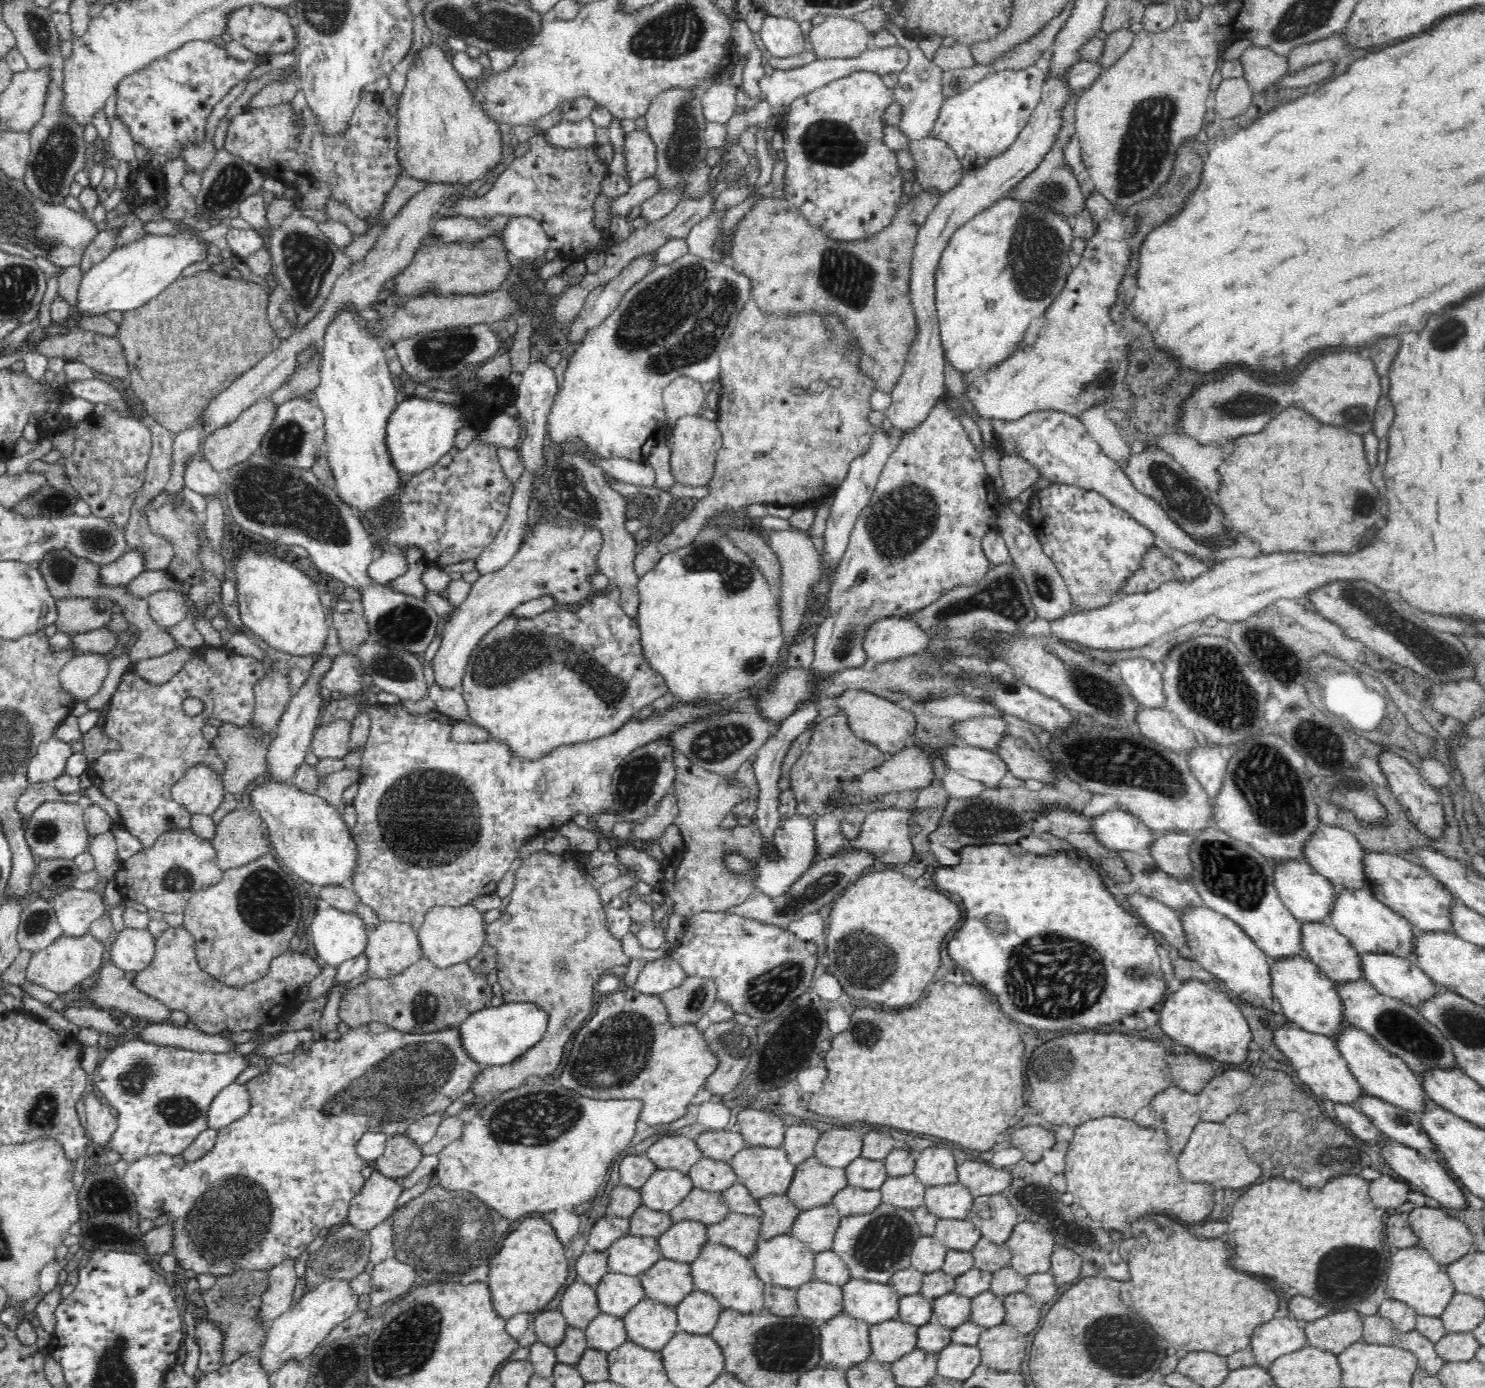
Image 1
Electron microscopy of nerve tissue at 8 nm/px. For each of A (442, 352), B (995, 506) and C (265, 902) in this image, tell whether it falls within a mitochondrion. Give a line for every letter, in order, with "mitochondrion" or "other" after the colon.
A: mitochondrion
B: other
C: mitochondrion

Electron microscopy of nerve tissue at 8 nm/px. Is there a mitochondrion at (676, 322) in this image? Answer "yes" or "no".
yes

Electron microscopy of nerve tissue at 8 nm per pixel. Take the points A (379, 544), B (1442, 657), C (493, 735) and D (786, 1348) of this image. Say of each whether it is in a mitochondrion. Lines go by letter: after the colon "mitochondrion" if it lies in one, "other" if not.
A: other
B: mitochondrion
C: other
D: mitochondrion

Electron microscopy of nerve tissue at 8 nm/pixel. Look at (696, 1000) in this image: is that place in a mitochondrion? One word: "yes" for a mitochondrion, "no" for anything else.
yes

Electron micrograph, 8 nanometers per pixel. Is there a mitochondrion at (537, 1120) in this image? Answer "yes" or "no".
yes

